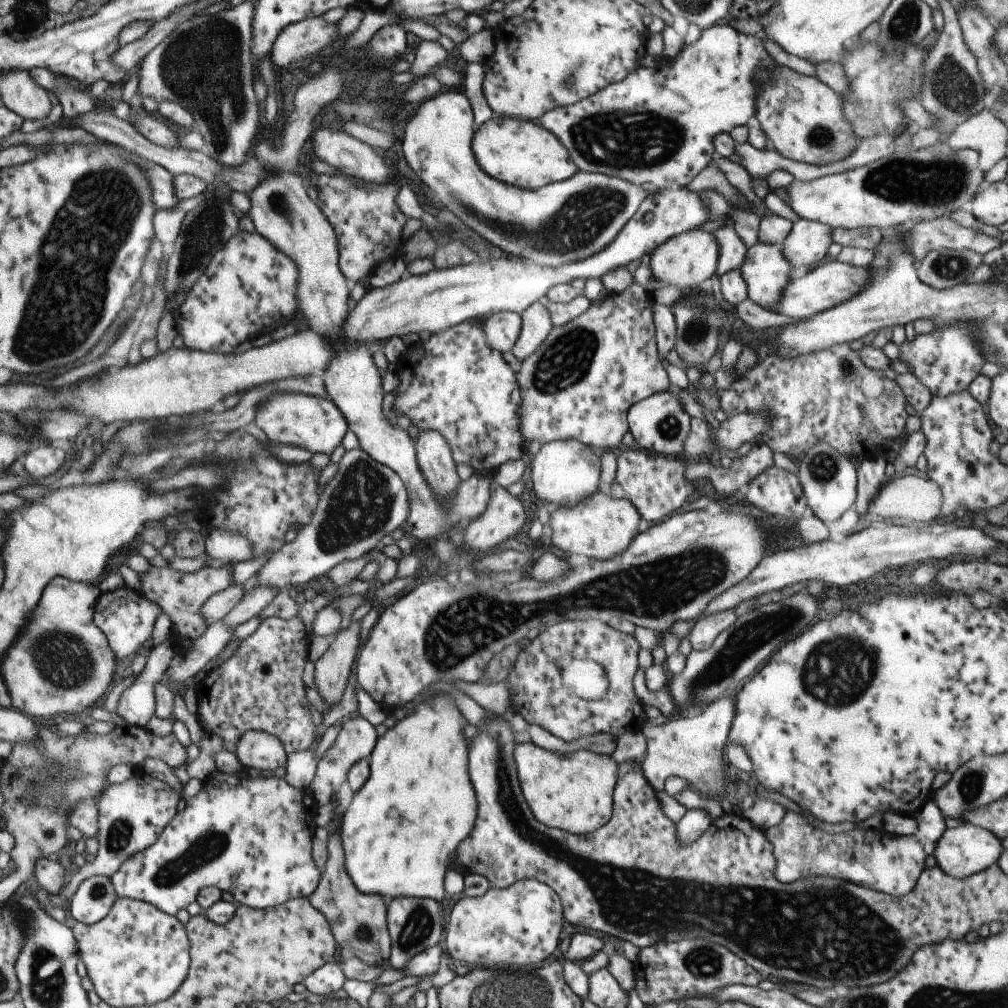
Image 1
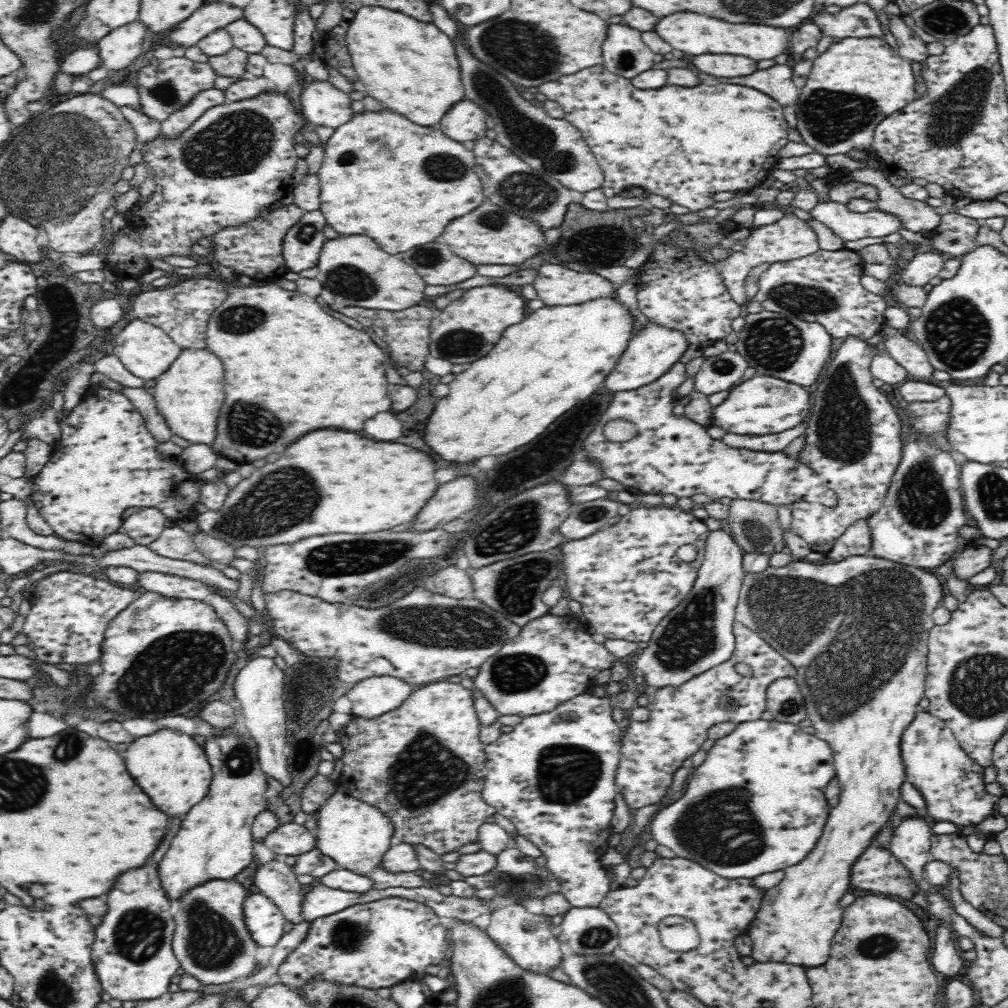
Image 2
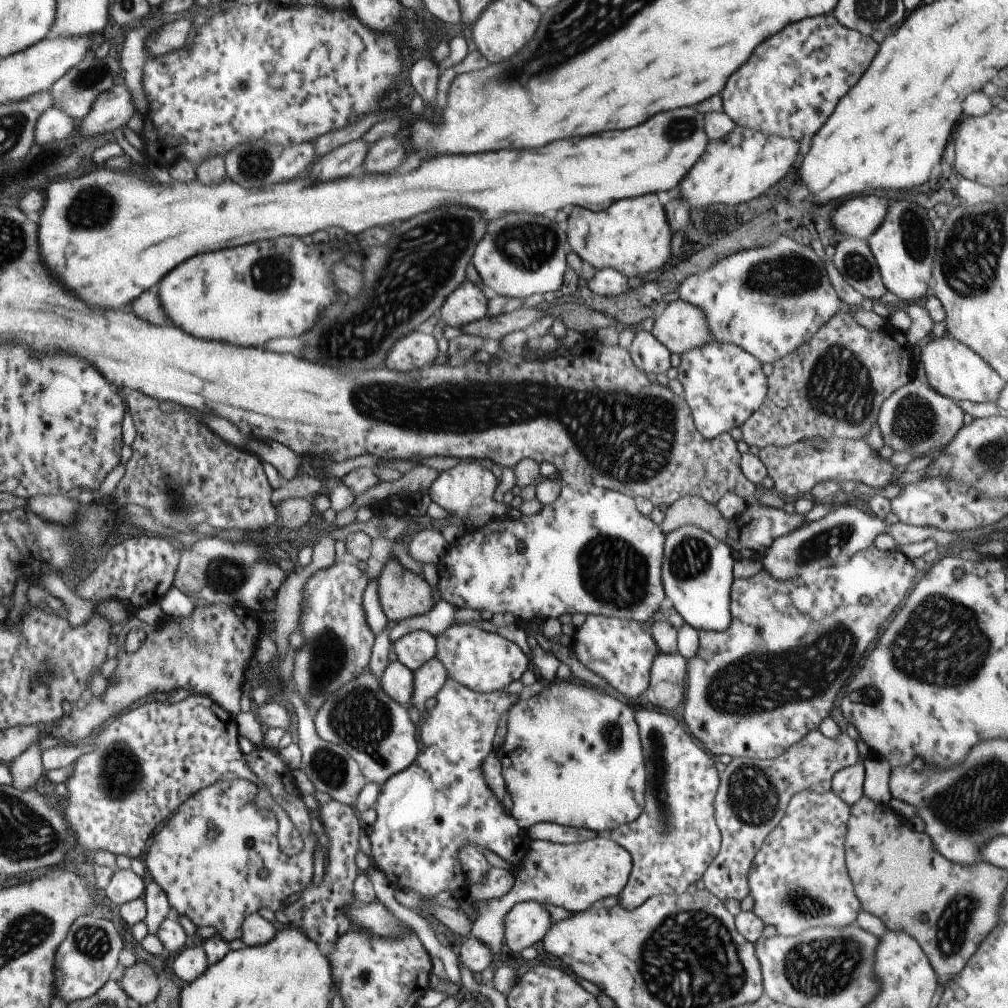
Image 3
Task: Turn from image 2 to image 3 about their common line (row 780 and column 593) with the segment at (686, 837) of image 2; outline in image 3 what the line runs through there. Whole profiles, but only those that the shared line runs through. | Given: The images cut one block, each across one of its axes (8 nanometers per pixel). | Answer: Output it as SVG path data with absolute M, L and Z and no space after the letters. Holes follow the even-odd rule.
M555 679L543 684L538 694L519 699L508 708L500 773L512 800L510 815L522 831L535 823L555 823L607 835L611 829L639 816L646 789L646 770L633 708L627 705L616 694L599 688L593 690L589 684L583 686Z

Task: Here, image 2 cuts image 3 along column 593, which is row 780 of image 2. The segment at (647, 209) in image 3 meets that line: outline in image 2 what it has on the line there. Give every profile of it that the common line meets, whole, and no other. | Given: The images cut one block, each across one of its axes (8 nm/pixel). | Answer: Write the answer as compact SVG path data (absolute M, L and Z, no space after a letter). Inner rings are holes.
M224 727L220 728L220 734L208 734L205 740L204 750L213 774L210 792L186 814L178 834L160 862L162 887L172 901L200 882L212 878L228 880L243 871L252 861L256 842L252 824L260 812L268 809L268 776L262 772L258 743L252 734Z

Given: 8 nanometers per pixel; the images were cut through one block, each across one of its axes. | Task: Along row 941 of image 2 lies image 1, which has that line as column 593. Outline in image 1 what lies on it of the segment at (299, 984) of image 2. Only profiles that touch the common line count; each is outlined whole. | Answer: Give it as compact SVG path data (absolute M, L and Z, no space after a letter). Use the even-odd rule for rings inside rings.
M632 282L625 291L608 294L602 302L591 303L580 316L553 327L535 352L521 361L515 376L520 395L518 430L525 448L533 440L549 443L574 439L605 452L621 449L622 437L629 432L626 420L629 408L654 393L664 392L669 385L665 364L656 352L652 306L650 294Z

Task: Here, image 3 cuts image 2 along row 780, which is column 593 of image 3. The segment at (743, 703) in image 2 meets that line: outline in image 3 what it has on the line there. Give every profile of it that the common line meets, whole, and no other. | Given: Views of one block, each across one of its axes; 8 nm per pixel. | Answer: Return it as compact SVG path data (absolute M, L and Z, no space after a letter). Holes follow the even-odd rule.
M587 615L578 629L575 629L571 638L571 650L577 660L594 672L610 686L614 694L623 695L629 701L634 703L637 696L641 694L647 687L649 682L649 669L653 657L659 653L651 638L651 635L641 630L640 623L633 619L625 620L615 617L604 617L601 615Z

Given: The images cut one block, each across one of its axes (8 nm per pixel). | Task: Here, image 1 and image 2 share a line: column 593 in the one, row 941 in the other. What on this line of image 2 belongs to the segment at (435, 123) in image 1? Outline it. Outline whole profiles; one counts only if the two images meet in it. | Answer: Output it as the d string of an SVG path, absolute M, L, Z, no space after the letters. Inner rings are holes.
M212 878L185 890L174 900L174 953L185 972L198 977L204 986L226 984L256 972L258 946L248 933L243 915L246 896L246 888L235 878Z

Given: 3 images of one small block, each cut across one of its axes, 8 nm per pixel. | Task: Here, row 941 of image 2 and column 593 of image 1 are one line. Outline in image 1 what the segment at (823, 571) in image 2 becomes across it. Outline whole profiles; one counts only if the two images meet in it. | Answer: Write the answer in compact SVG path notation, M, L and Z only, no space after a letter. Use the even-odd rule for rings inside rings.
M525 742L514 747L513 761L522 796L537 823L573 835L585 835L609 821L618 766L611 756L584 749L560 754Z

